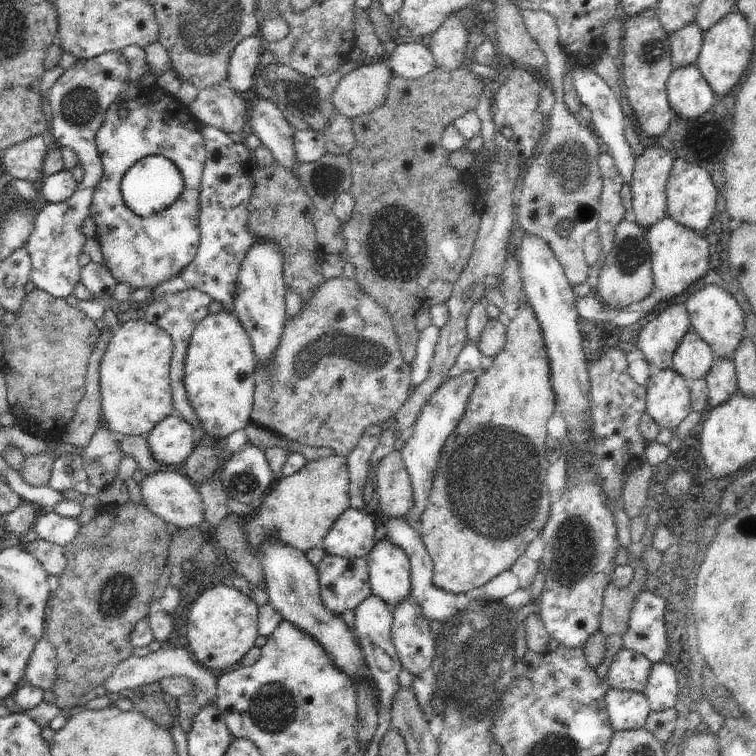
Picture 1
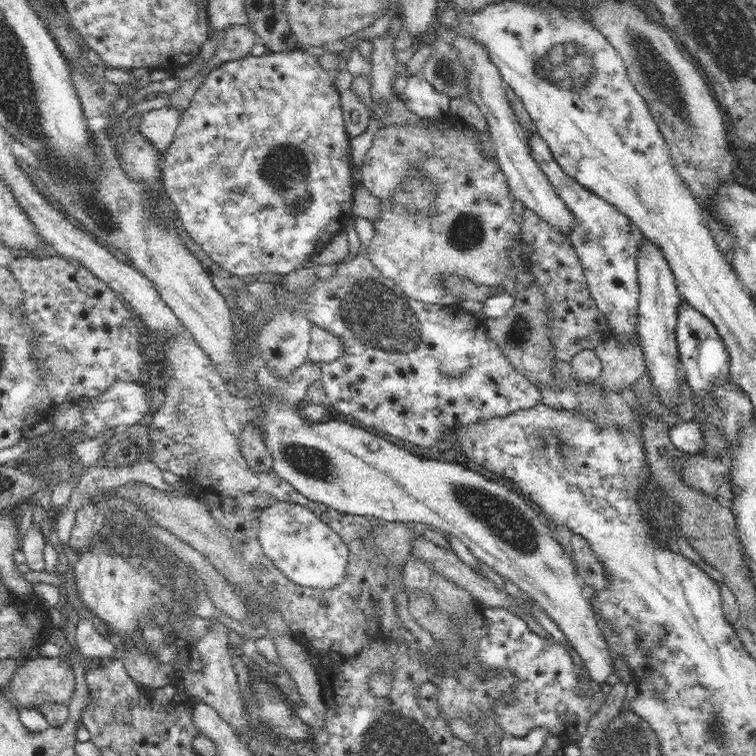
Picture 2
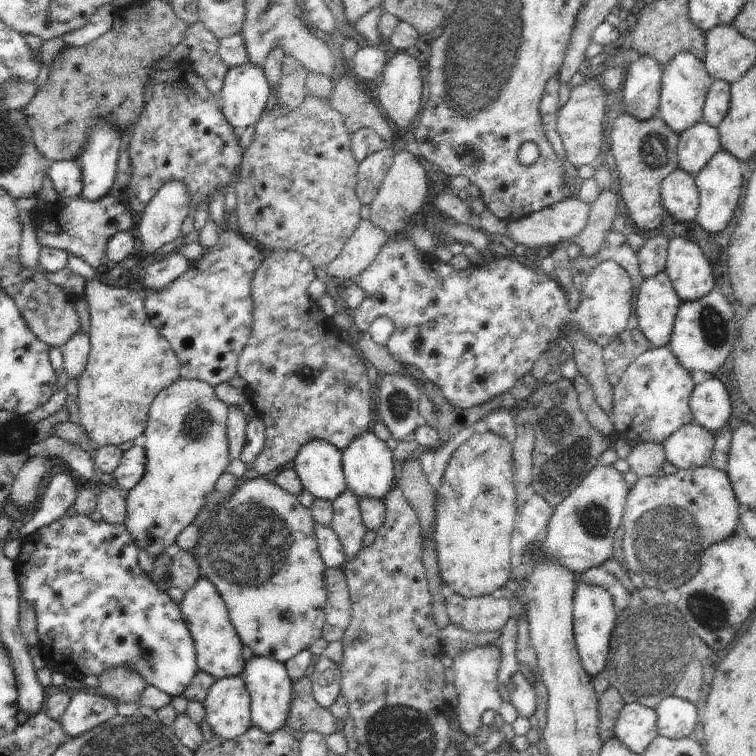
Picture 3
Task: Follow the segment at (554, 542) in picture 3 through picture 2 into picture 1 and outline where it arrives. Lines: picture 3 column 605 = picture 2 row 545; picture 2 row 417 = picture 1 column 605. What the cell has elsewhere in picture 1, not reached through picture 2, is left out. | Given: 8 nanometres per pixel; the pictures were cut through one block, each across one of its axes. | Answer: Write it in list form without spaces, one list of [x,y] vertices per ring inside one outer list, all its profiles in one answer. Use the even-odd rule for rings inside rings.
[[[625,218],[615,228],[613,246],[605,258],[603,268],[599,270],[597,278],[597,298],[615,310],[623,310],[631,304],[645,300],[653,290],[653,272],[651,272],[651,258],[649,258],[649,244],[645,240],[645,228],[635,222],[627,222]]]

